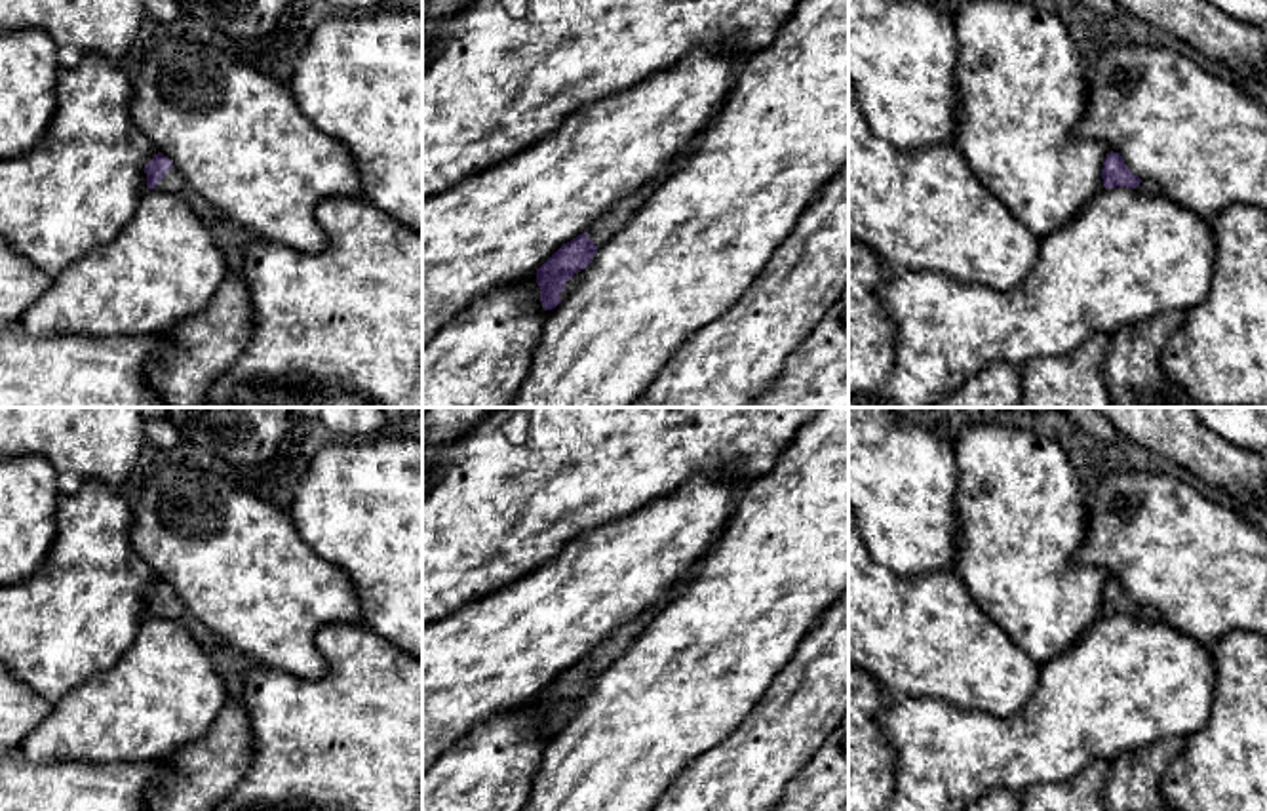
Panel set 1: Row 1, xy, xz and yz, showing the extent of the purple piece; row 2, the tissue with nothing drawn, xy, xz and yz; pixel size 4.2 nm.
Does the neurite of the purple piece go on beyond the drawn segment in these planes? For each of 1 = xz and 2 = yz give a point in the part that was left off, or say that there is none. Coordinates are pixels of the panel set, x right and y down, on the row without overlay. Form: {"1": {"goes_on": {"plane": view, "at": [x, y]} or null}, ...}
{"1": {"goes_on": {"plane": "xz", "at": [611, 648]}}, "2": {"goes_on": {"plane": "yz", "at": [1146, 612]}}}

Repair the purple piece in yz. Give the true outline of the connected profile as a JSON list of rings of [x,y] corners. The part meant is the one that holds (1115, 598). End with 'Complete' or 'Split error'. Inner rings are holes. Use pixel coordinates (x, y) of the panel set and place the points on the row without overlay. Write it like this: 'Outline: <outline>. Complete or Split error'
Outline: [[[1113,577],[1103,588],[1101,605],[1105,615],[1126,613],[1149,621],[1159,621],[1159,611],[1155,607],[1134,602],[1124,590],[1122,583]]]. Split error

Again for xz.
Outline: [[[704,556],[651,607],[643,609],[635,619],[628,621],[607,636],[586,659],[563,670],[540,695],[536,695],[536,710],[540,712],[540,727],[544,737],[556,735],[573,716],[571,706],[584,697],[599,674],[622,657],[634,640],[649,626],[649,623],[673,600],[702,569]]]. Split error

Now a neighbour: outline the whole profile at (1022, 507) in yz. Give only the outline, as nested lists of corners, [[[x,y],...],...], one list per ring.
[[[976,419],[951,444],[959,468],[955,493],[959,554],[953,571],[961,577],[978,607],[1020,649],[1044,664],[1094,628],[1103,615],[1101,596],[1111,579],[1107,571],[1077,562],[1088,529],[1086,489],[1081,472],[1069,461],[1065,442],[1018,428],[1006,419]]]

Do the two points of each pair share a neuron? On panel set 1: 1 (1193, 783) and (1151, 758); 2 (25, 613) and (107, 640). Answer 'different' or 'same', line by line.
1: different
2: same

